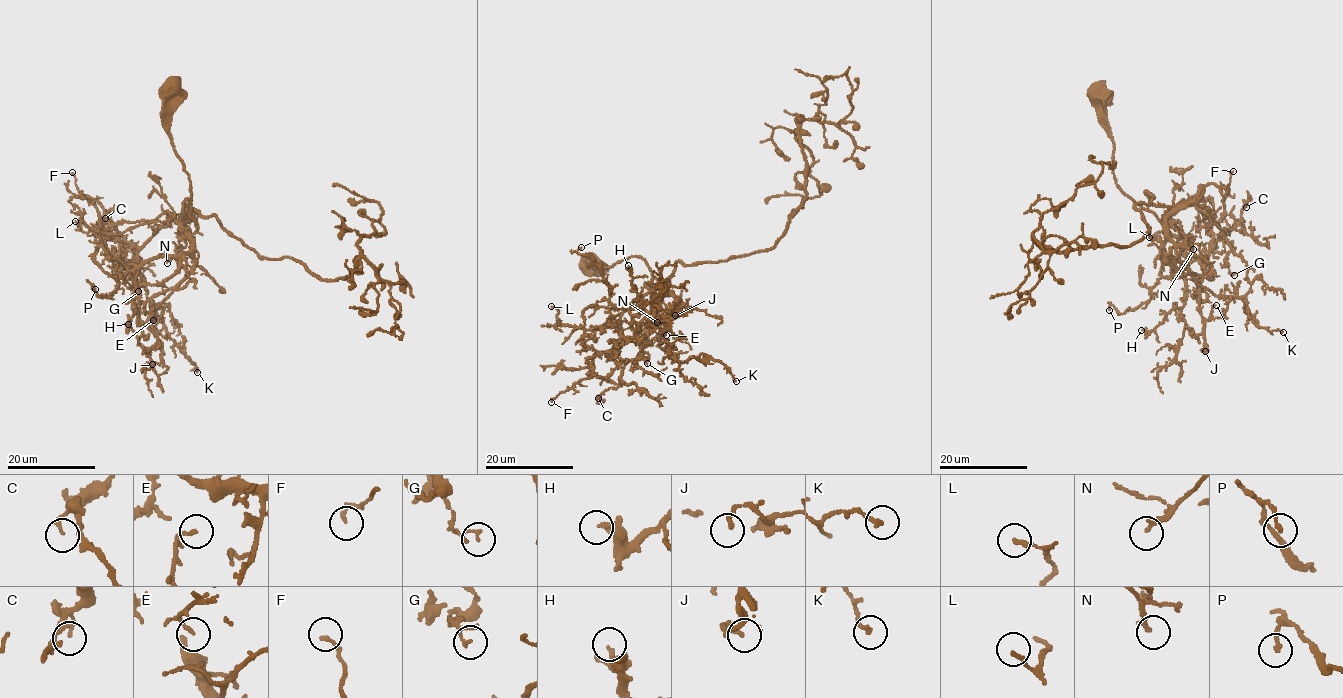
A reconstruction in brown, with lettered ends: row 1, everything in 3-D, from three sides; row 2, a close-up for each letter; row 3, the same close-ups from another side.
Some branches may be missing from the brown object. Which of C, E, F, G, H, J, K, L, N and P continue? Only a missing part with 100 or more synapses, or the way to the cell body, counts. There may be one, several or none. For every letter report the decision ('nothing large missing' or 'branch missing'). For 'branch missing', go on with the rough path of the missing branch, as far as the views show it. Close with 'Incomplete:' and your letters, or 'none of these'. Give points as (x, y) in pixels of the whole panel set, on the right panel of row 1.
C: nothing large missing
E: nothing large missing
F: nothing large missing
G: nothing large missing
H: nothing large missing
J: nothing large missing
K: nothing large missing
L: nothing large missing
N: nothing large missing
P: nothing large missing
Incomplete: none of these

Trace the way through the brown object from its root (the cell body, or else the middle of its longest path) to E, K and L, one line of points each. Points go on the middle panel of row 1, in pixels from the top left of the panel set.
E: (589, 264), (606, 267), (635, 255), (644, 260), (665, 291), (680, 298), (654, 322), (669, 322), (666, 335)
K: (589, 264), (606, 267), (639, 255), (680, 298), (663, 334), (668, 354), (681, 362), (717, 360), (736, 381)
L: (589, 264), (606, 267), (639, 255), (666, 287), (650, 311), (629, 306), (593, 331), (565, 326), (551, 306)

